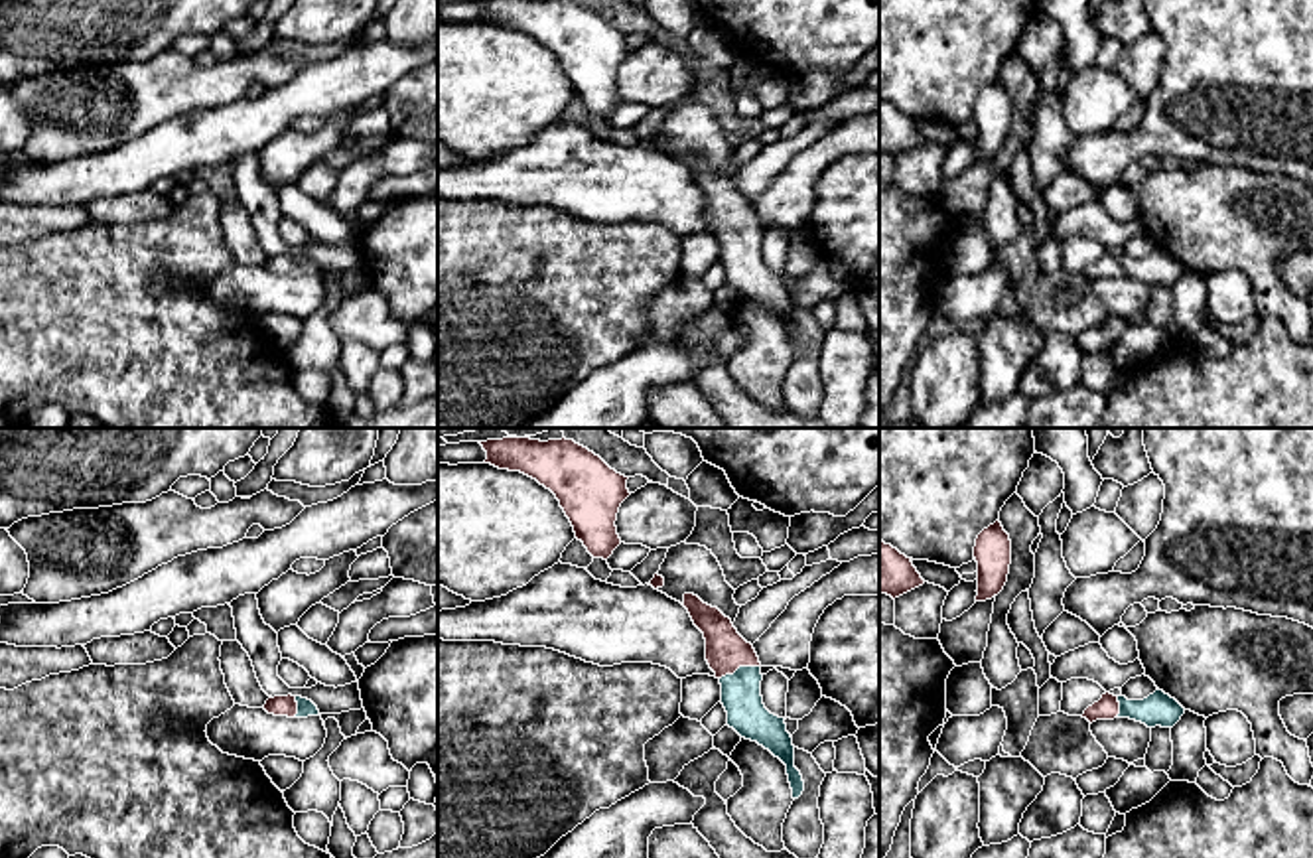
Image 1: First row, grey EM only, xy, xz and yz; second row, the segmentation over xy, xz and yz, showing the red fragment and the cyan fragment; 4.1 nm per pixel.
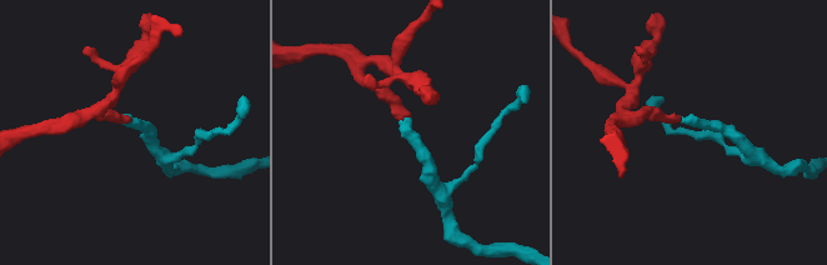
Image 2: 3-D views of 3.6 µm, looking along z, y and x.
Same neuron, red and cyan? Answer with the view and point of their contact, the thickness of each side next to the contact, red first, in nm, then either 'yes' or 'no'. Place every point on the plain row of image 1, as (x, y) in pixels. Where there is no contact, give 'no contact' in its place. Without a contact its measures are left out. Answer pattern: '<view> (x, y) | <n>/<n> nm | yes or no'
xz (740, 223) | 170/160 nm | yes

